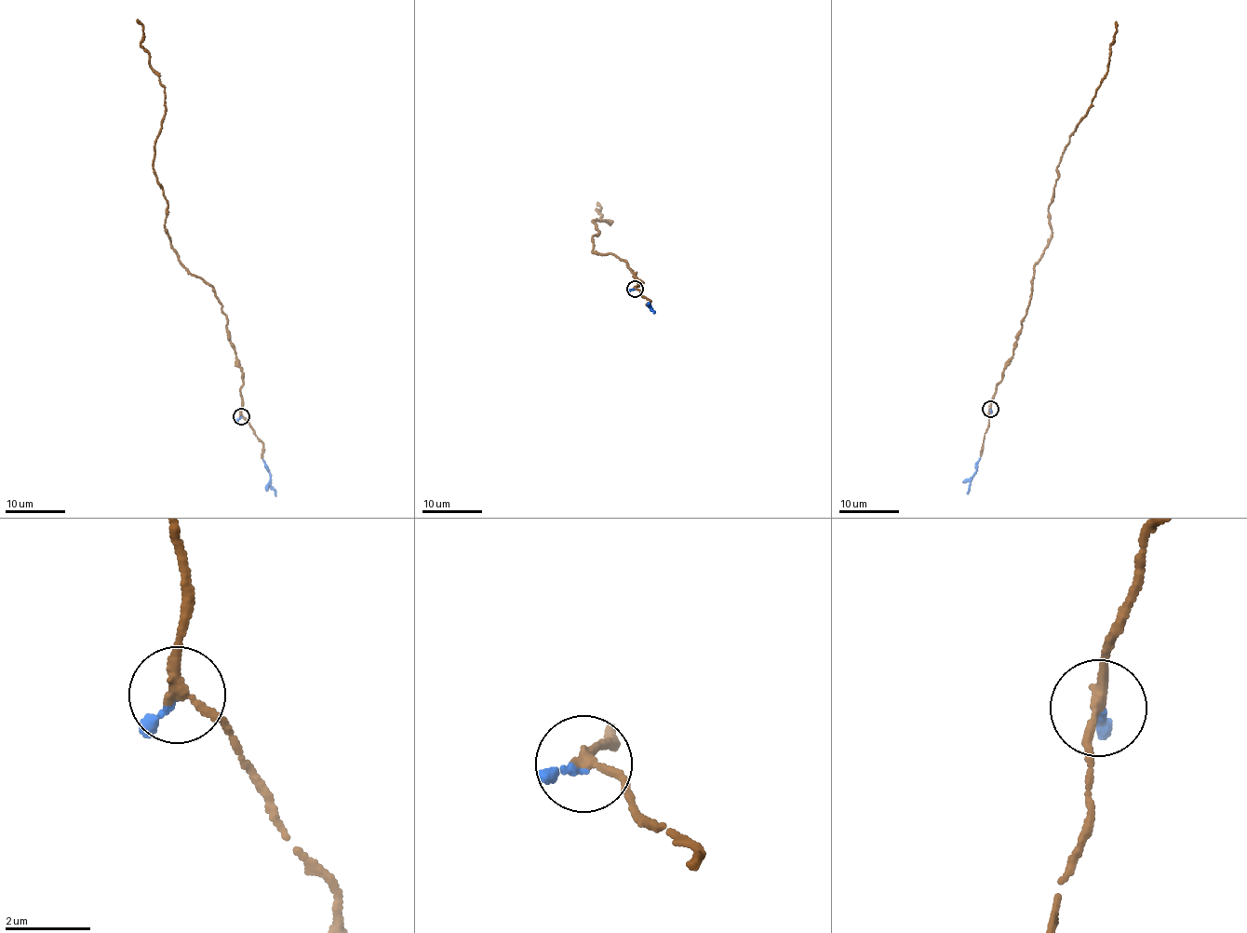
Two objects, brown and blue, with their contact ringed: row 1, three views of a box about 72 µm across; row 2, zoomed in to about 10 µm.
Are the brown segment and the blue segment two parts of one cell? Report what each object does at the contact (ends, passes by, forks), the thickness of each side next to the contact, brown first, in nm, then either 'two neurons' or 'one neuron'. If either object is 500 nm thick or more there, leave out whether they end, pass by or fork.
brown passes by | blue ends | 240/130 nm | one neuron

